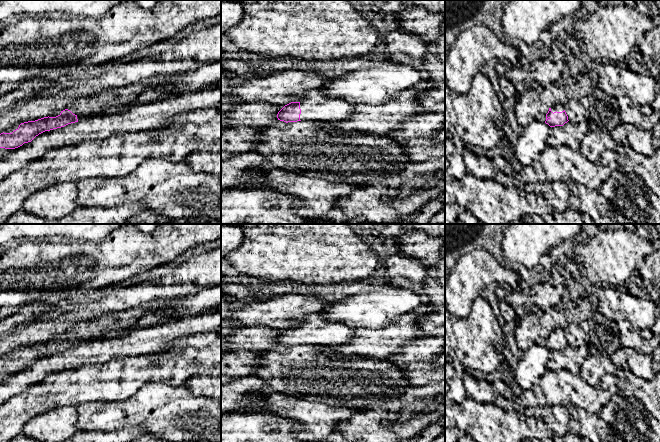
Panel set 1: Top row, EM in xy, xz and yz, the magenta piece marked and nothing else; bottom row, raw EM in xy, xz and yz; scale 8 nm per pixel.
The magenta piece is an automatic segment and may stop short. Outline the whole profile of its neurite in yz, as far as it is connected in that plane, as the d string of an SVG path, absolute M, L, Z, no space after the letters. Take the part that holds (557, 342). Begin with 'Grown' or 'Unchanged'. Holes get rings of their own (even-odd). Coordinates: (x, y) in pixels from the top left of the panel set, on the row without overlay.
Grown. M560 328L549 332L547 338L539 338L536 344L545 346L550 351L563 350L569 345L564 330Z

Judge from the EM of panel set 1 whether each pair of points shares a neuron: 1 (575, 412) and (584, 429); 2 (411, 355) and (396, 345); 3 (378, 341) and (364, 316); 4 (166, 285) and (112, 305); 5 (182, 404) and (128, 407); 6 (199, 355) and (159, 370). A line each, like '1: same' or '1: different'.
1: same
2: different
3: different
4: same
5: same
6: same

